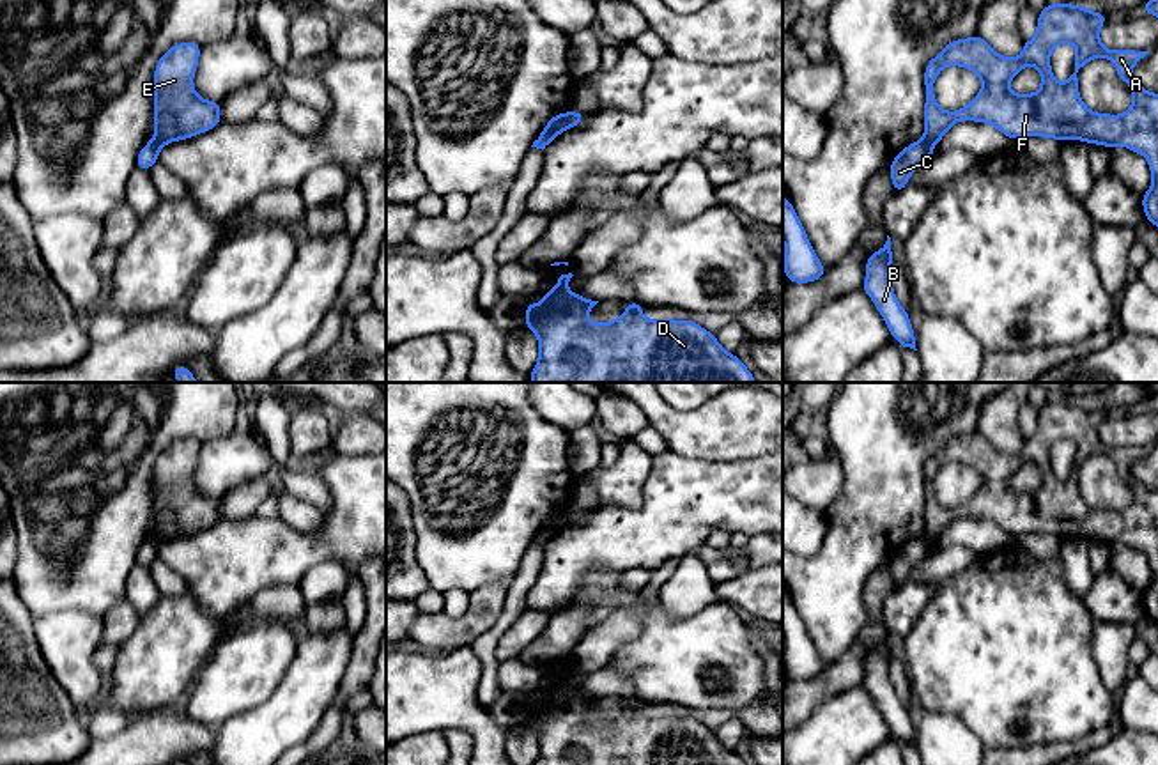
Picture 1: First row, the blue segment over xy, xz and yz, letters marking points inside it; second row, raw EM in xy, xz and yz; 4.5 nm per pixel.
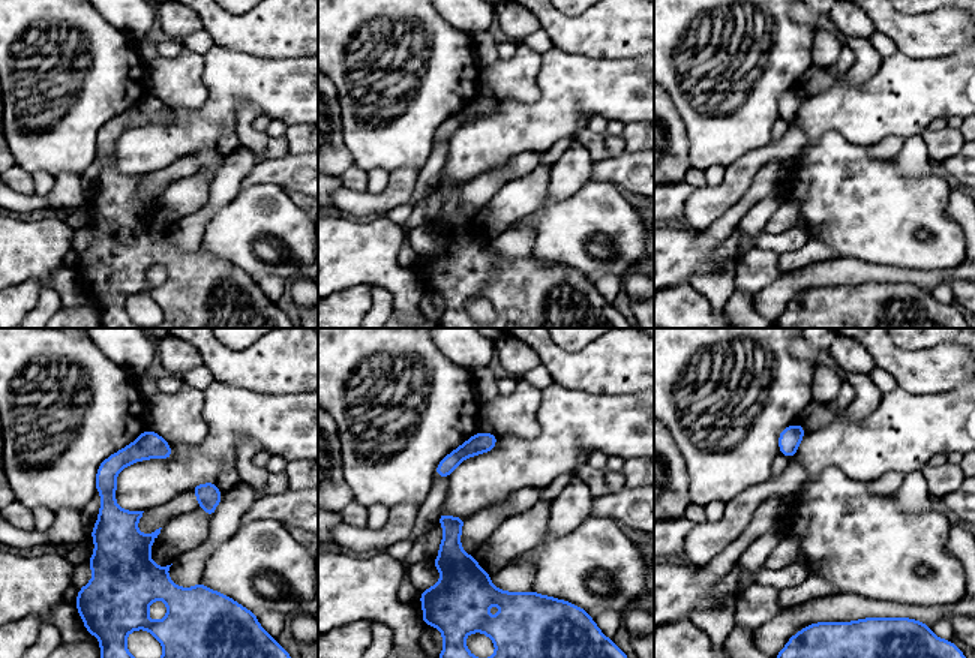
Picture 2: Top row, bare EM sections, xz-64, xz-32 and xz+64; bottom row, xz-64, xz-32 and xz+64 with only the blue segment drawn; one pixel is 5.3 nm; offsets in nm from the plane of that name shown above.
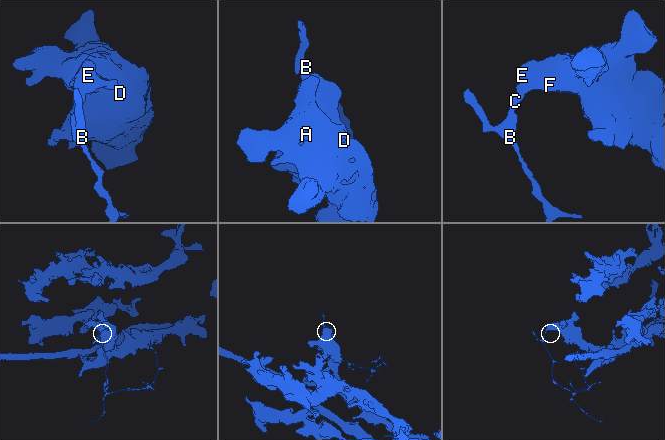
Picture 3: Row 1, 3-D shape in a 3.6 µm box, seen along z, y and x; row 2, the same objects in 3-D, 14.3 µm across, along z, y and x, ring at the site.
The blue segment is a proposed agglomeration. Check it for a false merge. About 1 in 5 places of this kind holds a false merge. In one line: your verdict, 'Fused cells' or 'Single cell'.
Fused cells

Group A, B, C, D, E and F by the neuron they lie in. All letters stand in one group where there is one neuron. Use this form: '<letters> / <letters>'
A D E F / B C

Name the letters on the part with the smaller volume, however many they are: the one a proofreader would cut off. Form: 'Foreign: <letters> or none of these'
Foreign: B, C

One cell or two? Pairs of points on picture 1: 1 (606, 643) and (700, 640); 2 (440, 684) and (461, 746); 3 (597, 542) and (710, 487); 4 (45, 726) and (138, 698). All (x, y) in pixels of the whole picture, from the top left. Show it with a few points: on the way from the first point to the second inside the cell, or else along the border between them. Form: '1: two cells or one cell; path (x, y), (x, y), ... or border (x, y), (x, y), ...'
1: two cells; border (640, 610), (643, 631), (627, 640), (606, 666)
2: two cells; border (441, 728), (464, 728), (471, 735), (473, 746)
3: one cell; path (625, 537), (648, 537), (682, 505)
4: two cells; border (85, 728), (92, 737)

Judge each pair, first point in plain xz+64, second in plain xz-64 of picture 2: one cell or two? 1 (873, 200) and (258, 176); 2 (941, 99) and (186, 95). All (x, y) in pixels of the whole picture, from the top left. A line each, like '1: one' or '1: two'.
1: two
2: two

